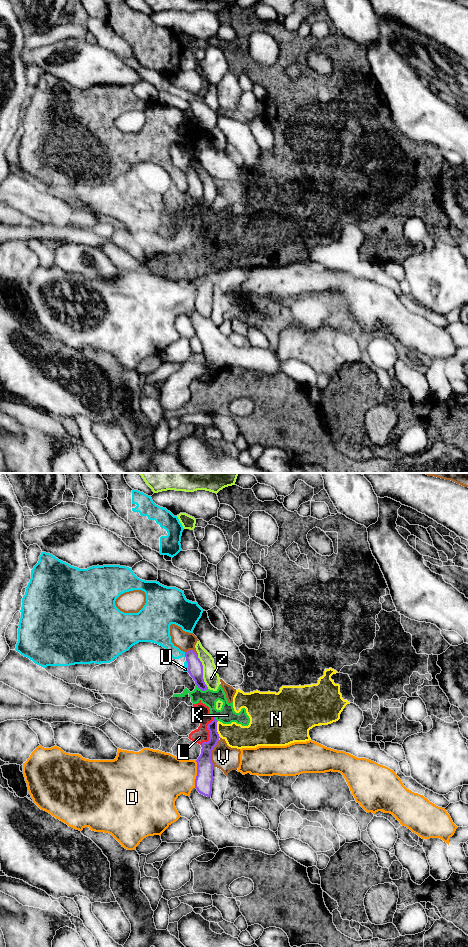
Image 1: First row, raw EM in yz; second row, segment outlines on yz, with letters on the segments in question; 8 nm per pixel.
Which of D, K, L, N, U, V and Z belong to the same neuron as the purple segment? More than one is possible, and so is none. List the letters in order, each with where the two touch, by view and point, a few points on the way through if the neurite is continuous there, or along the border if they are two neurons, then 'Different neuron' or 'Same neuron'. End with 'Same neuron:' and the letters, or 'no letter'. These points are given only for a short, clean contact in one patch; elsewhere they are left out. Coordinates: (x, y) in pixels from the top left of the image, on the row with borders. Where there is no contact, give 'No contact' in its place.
D: Touches purple at yz (197, 774). Different neuron
K: Touches purple at yz (201, 689). Boundary: yz (196, 684), (202, 690), (207, 689). Different neuron
L: Touches purple at yz (210, 733). Boundary: yz (214, 717), (207, 726), (209, 739), (201, 745). Different neuron
N: Touches purple at yz (216, 729). Boundary: yz (216, 722), (216, 731), (219, 735). Different neuron
U: Touches purple at yz (185, 654). Different neuron
V: Touches purple at yz (210, 753). Different neuron
Z: Touches purple at yz (202, 672). Different neuron
Same neuron: no letter

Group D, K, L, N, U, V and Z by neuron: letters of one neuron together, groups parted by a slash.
D / K L N / U / V / Z

